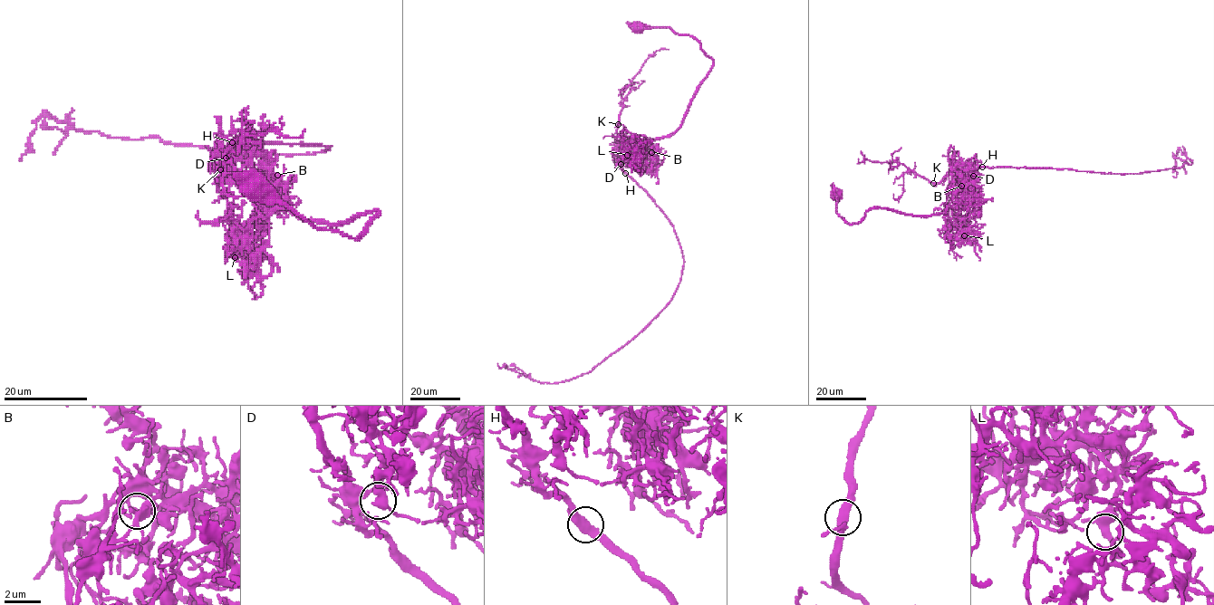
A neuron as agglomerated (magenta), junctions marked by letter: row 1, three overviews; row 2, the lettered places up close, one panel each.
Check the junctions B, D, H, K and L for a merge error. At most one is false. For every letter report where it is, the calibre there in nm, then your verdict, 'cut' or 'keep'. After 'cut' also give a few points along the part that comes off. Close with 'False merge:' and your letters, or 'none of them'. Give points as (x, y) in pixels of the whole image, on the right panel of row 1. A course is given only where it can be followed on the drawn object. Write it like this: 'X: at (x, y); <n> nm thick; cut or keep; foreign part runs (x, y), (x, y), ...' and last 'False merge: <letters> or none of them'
B: at (961, 186); 360 nm thick; keep
D: at (973, 176); 360 nm thick; cut; foreign part runs (973, 176), (969, 173), (981, 167), (1144, 173), (1192, 163), (1180, 150), (1175, 158), (1177, 173), (1172, 177)
H: at (982, 167); 360 nm thick; keep
K: at (933, 183); 320 nm thick; keep
L: at (964, 235); 360 nm thick; keep
False merge: D

